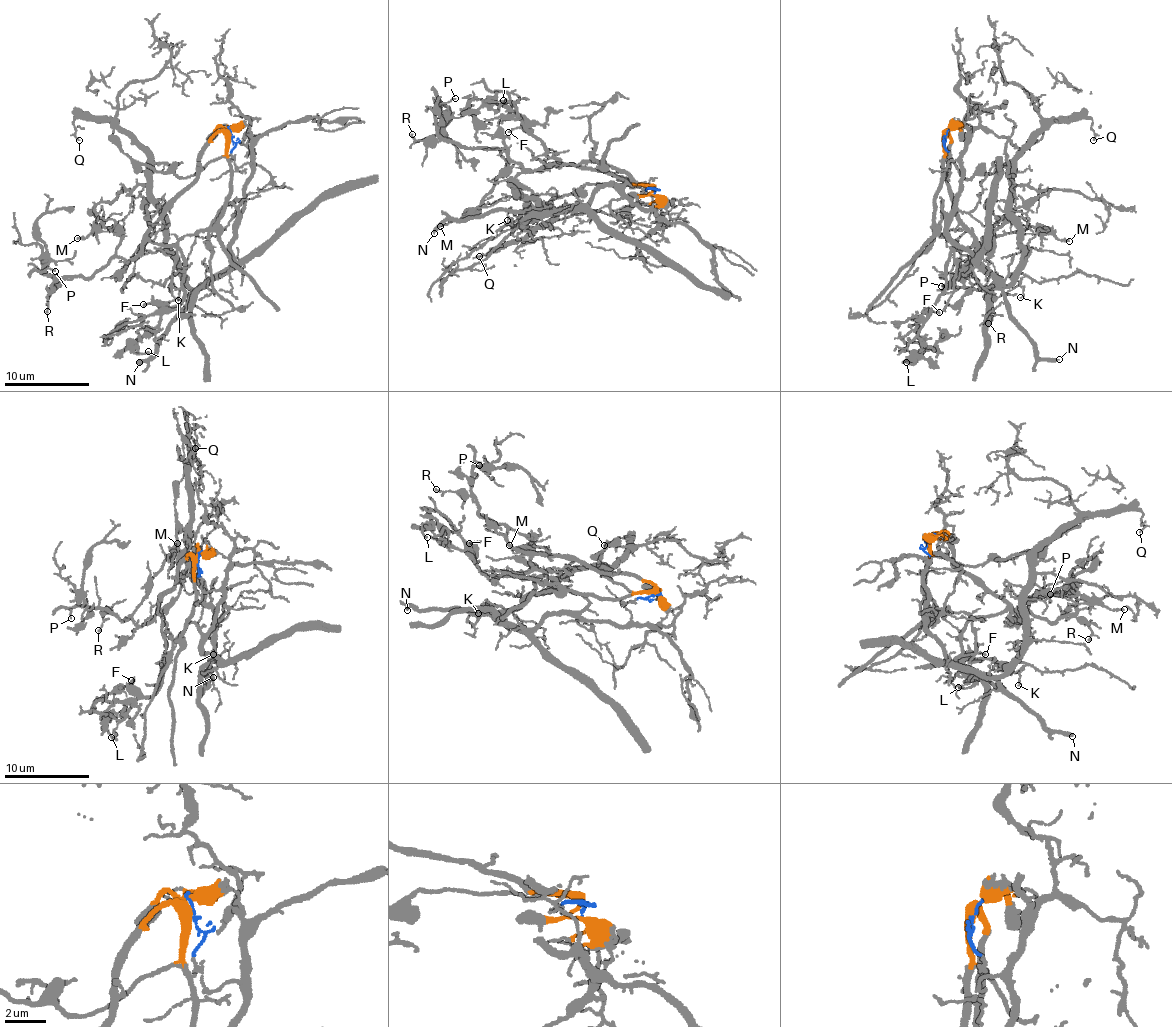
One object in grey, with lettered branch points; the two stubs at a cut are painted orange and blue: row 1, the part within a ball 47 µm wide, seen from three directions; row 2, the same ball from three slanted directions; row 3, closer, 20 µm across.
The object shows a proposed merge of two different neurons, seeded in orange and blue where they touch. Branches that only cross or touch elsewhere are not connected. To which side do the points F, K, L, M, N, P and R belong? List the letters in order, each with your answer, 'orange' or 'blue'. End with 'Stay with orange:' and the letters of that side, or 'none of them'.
F: orange
K: blue
L: orange
M: orange
N: blue
P: orange
R: orange
Stay with orange: F, L, M, P, R

